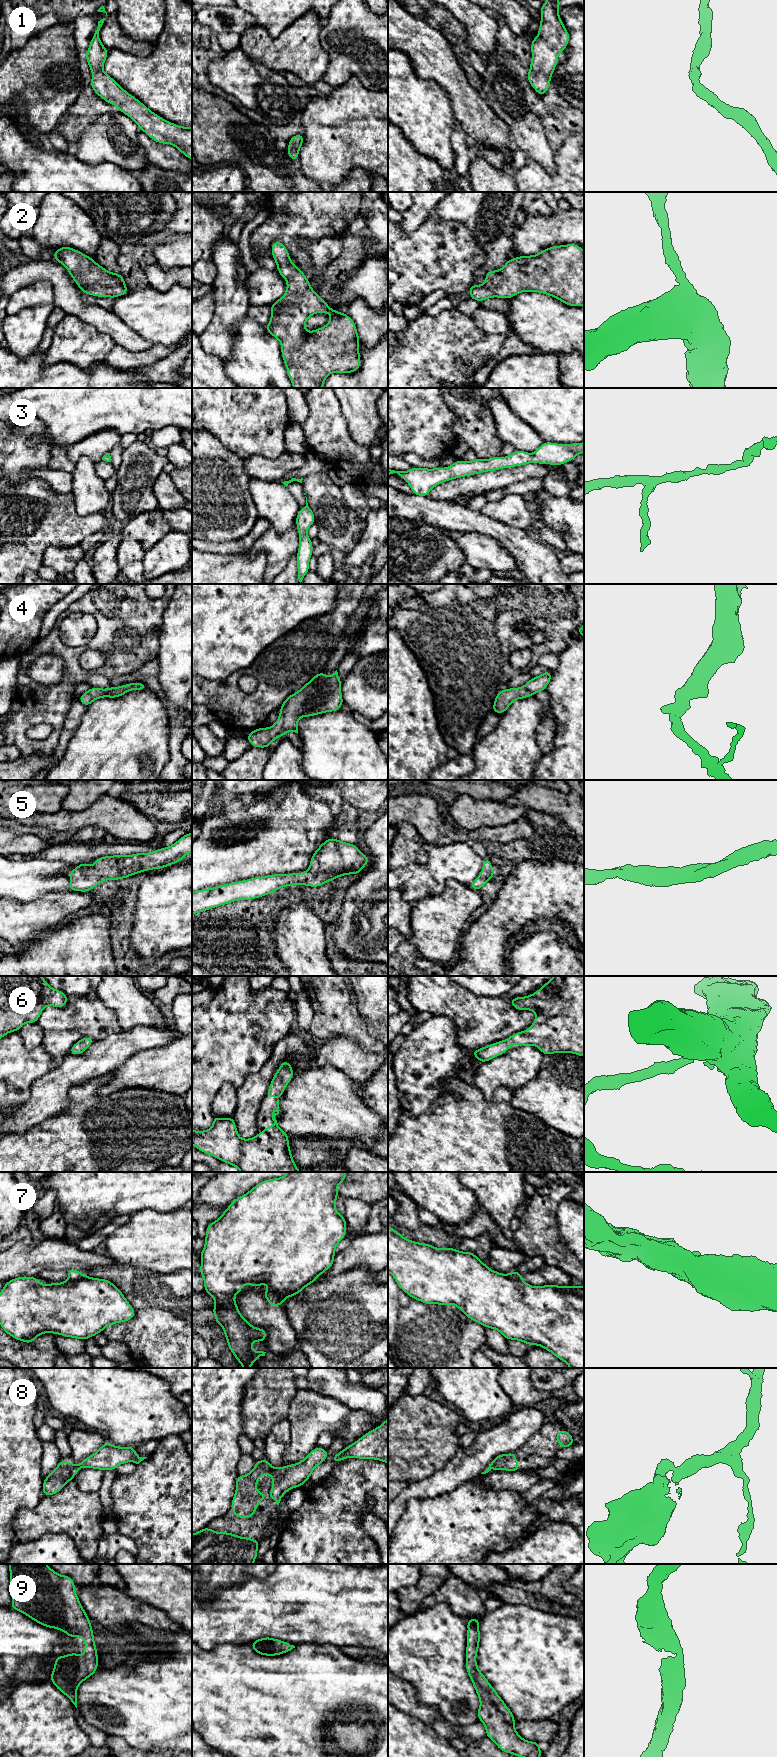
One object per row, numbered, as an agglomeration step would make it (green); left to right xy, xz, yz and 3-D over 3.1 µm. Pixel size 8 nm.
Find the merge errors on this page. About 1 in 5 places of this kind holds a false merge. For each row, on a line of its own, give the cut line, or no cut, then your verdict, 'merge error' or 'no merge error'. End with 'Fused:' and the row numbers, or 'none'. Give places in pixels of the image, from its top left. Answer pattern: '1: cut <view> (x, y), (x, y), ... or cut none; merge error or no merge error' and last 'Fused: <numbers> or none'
1: cut none; no merge error
2: cut none; no merge error
3: cut none; no merge error
4: cut none; no merge error
5: cut none; no merge error
6: cut none; no merge error
7: cut xy (84, 1275), (68, 1281); merge error
8: cut none; no merge error
9: cut none; no merge error
Fused: 7

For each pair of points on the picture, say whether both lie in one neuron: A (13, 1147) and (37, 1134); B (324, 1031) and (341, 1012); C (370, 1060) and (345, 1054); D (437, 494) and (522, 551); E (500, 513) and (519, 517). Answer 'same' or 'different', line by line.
A: same
B: same
C: same
D: different
E: same

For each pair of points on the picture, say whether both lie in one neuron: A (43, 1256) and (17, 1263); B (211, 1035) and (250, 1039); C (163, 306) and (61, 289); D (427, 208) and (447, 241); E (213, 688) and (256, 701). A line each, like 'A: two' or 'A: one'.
A: one
B: one
C: two
D: two
E: one

